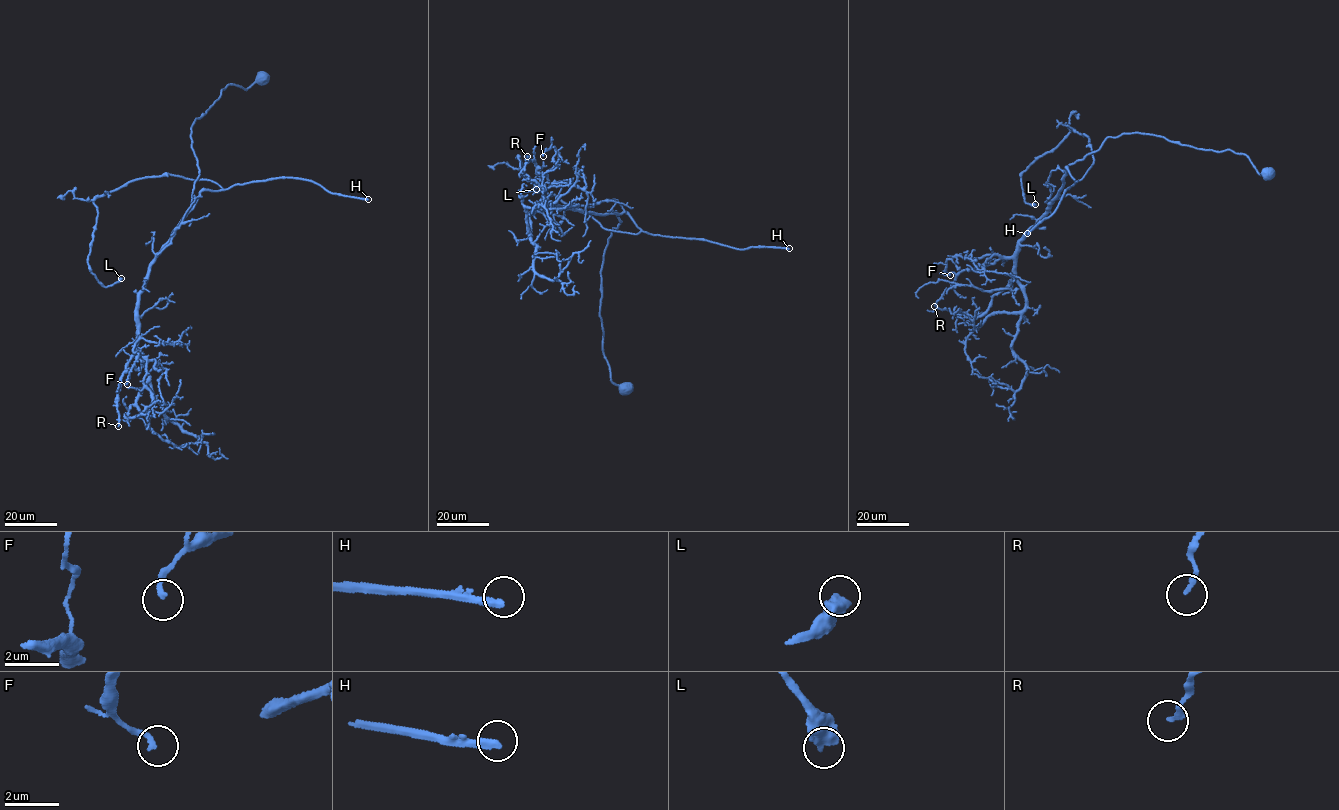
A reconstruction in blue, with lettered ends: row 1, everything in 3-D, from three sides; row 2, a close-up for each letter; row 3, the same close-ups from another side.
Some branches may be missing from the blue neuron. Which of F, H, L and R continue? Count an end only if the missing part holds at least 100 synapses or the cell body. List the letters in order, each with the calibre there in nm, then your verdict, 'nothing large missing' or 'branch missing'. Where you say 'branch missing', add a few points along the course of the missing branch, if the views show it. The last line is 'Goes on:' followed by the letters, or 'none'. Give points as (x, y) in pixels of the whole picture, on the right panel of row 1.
F: calibre 200 nm; nothing large missing
H: calibre 320 nm; branch missing
L: calibre 550 nm; nothing large missing
R: calibre 190 nm; nothing large missing
Goes on: H

